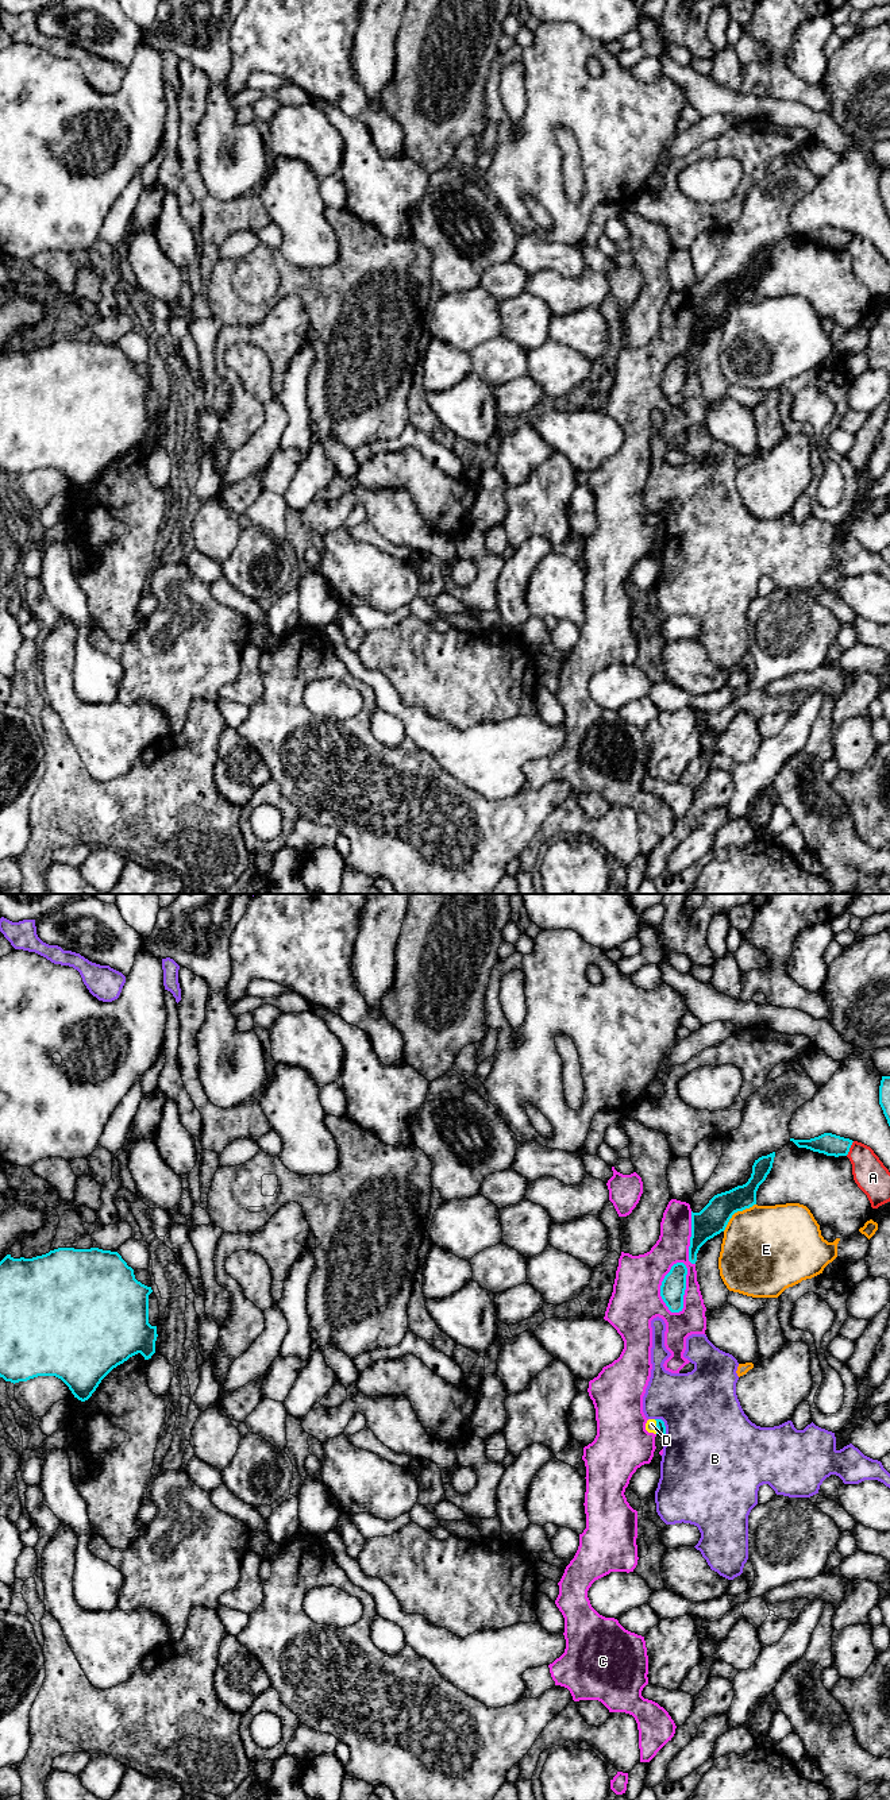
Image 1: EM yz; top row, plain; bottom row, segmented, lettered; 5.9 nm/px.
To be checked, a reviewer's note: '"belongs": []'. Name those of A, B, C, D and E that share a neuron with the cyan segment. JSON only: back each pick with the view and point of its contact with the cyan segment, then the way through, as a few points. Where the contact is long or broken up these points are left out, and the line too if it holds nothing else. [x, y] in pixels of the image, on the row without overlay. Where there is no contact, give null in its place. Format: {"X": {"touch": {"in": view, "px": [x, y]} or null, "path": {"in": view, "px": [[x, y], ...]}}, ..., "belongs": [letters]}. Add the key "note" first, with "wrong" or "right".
{"note": "right", "belongs": []}

